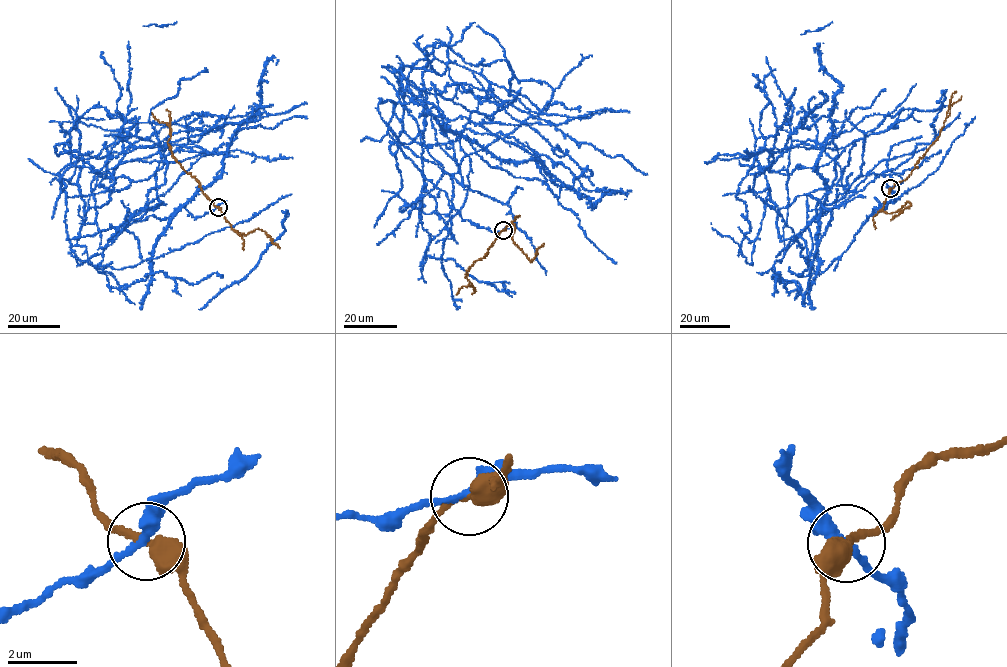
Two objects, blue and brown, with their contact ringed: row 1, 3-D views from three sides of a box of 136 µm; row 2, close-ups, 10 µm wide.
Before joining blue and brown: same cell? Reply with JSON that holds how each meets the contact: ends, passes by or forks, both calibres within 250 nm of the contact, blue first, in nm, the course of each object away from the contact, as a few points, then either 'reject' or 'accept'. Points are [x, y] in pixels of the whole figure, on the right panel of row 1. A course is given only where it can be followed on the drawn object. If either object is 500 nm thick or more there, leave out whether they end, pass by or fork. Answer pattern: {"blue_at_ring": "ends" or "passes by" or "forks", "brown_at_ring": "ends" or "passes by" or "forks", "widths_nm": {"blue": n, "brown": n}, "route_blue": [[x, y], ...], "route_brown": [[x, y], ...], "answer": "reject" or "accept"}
{"blue_at_ring": "passes by", "brown_at_ring": "passes by", "widths_nm": {"blue": 280, "brown": 360}, "route_blue": [[890, 189], [818, 273], [807, 195], [843, 171], [828, 117], [801, 127], [828, 100], [814, 258], [750, 185]], "route_brown": [[890, 189], [907, 178], [937, 140], [949, 115], [950, 105], [962, 95]], "answer": "reject"}

